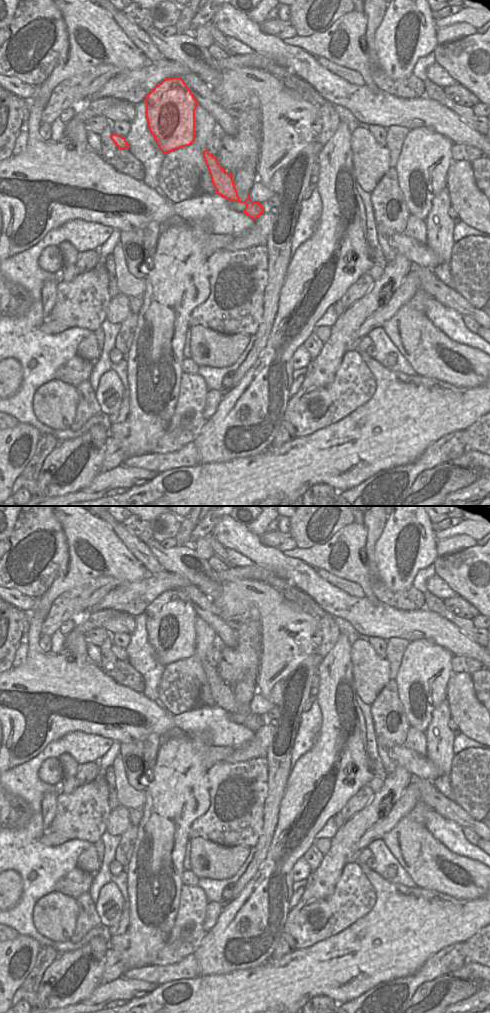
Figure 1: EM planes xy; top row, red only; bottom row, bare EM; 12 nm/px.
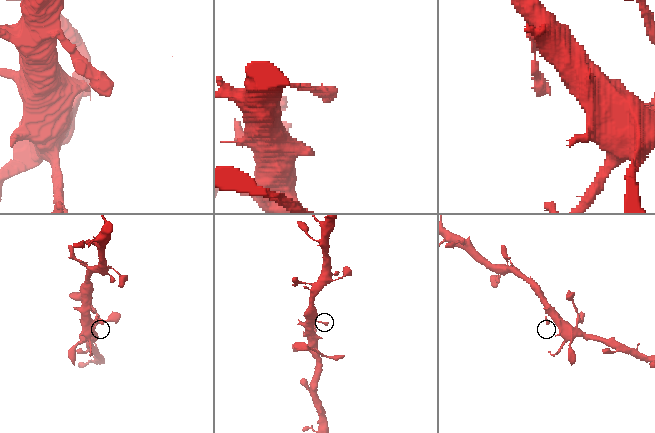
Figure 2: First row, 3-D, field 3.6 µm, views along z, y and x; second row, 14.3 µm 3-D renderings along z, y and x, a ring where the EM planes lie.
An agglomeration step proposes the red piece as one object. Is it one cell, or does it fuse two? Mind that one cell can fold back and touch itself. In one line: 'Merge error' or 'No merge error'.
No merge error

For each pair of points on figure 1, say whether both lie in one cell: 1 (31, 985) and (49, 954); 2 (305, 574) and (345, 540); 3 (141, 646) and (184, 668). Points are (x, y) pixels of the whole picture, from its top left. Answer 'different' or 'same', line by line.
1: same
2: different
3: different

